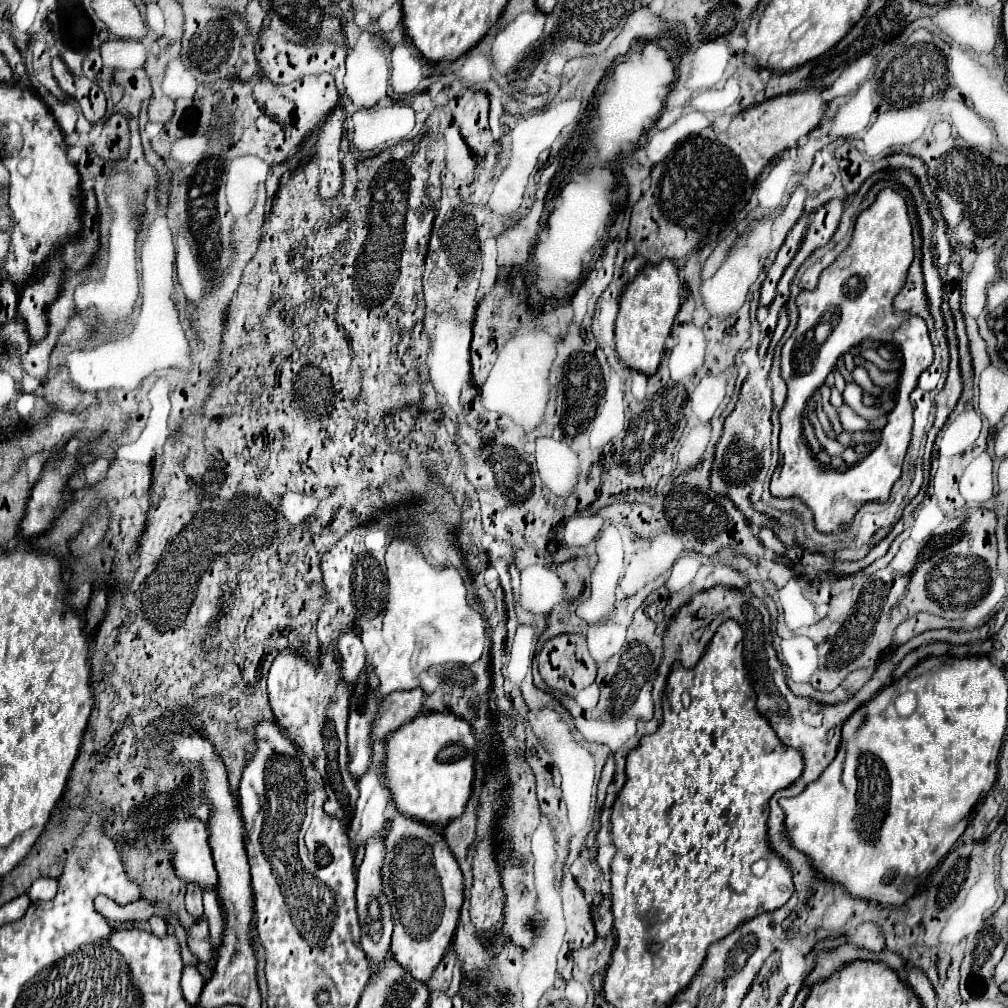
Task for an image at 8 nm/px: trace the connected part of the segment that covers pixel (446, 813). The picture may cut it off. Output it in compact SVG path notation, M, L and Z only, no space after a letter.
M420 713L404 727L398 727L386 739L386 757L384 757L384 777L392 793L396 809L404 815L426 823L448 823L452 817L458 817L464 811L464 805L472 791L474 779L474 757L476 757L476 737L472 727L462 717L454 713Z

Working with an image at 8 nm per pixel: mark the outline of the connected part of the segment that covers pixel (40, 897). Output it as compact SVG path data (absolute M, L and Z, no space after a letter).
M38 879L38 881L34 881L32 883L32 887L30 887L30 891L28 891L28 895L30 895L30 899L36 903L36 901L44 901L44 899L52 899L54 895L56 895L56 887L58 887L58 883L56 883L56 879Z

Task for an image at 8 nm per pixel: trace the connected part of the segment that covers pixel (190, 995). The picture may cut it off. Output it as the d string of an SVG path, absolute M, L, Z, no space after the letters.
M186 965L184 971L182 971L182 993L184 993L184 999L190 1005L198 1003L202 987L204 987L204 981L202 981L198 969L192 967L192 965Z

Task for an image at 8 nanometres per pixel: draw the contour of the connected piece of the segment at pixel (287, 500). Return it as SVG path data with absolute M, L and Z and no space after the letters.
M286 493L280 503L280 515L290 527L298 527L318 507L318 499L302 493Z

